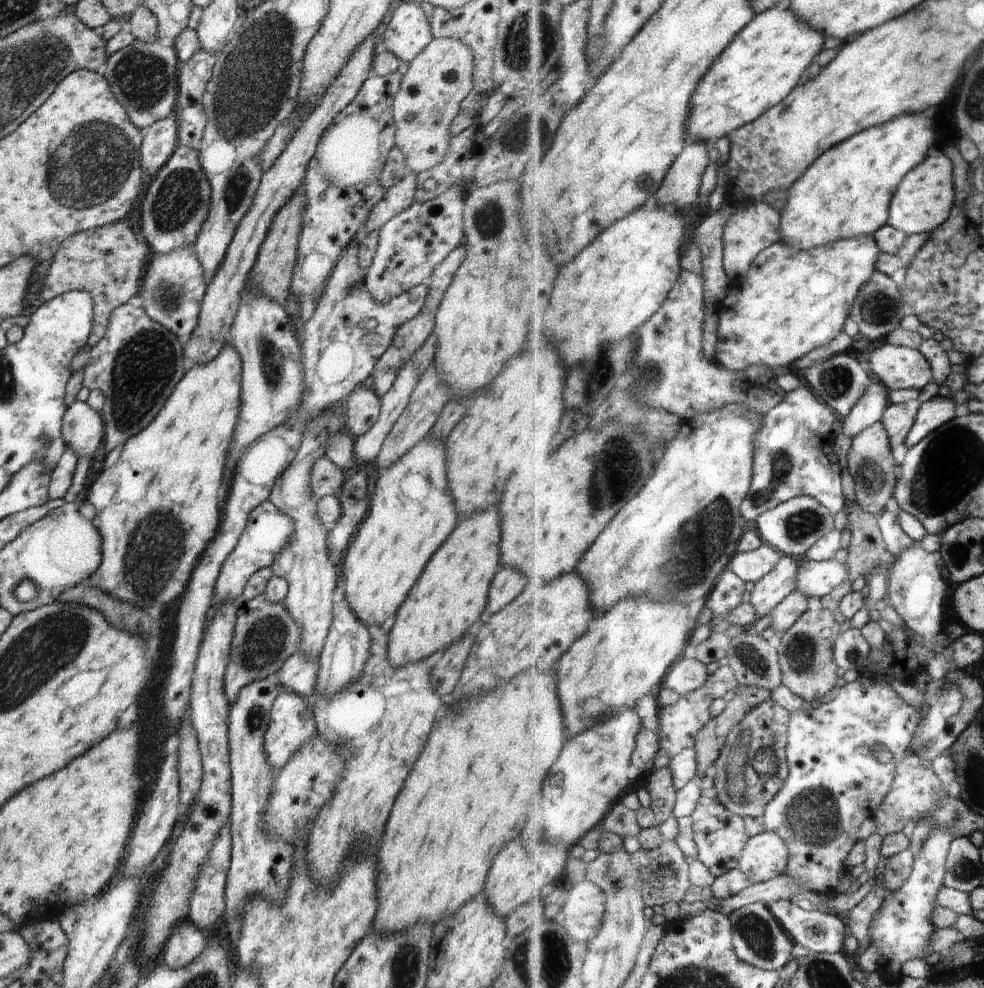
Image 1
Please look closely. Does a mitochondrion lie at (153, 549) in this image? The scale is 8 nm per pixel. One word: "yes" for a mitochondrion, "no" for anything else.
yes

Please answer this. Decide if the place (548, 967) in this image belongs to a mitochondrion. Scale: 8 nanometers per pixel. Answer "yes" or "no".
yes

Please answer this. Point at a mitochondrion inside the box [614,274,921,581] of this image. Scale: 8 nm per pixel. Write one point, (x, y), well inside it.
(878, 309)

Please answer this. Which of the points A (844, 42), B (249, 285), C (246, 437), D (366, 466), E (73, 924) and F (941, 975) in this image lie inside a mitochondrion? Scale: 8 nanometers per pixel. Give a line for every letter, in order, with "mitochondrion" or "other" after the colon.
A: other
B: other
C: other
D: other
E: other
F: other

